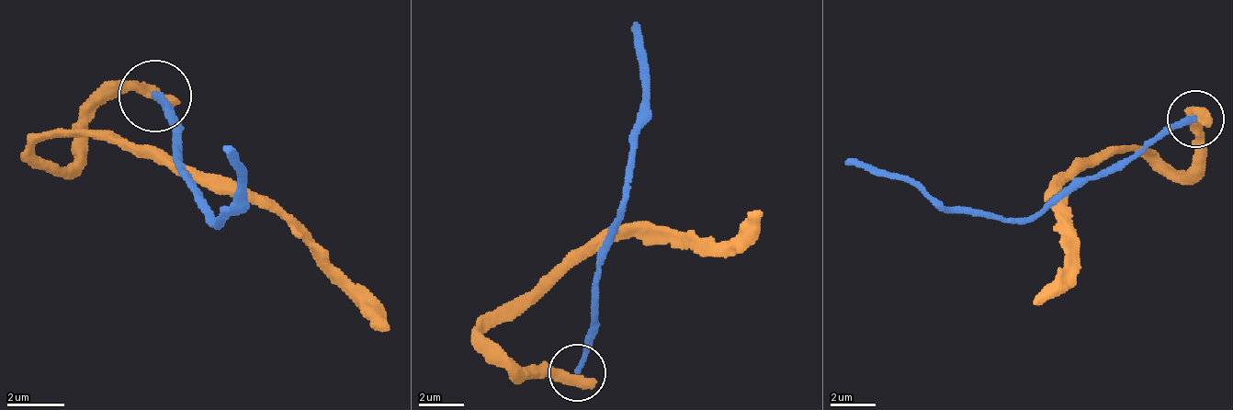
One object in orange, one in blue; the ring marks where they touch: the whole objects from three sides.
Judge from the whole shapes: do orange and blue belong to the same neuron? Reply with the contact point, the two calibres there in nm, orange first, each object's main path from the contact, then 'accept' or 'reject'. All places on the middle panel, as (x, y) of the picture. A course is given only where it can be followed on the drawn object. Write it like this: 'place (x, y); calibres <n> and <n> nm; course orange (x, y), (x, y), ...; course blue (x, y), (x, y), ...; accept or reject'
place (577, 372); calibres 480 and 260 nm; course orange (576, 377), (519, 377), (479, 336), (548, 291), (610, 240), (650, 234), (729, 245), (763, 211); course blue (576, 370), (593, 325), (598, 245), (627, 206), (627, 160), (644, 103), (644, 40), (633, 23); reject

